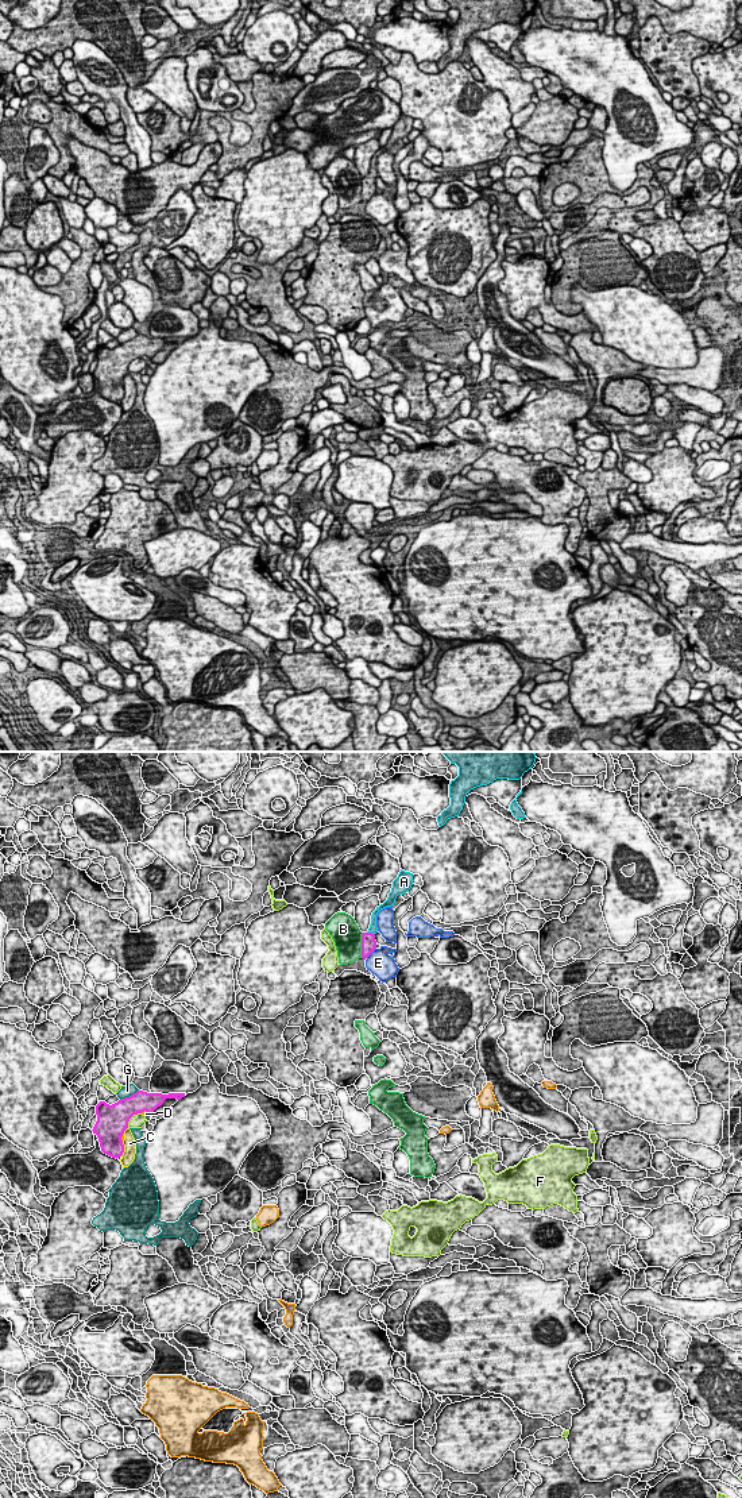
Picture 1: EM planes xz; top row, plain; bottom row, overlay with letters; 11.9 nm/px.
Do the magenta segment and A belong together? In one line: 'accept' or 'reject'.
accept

